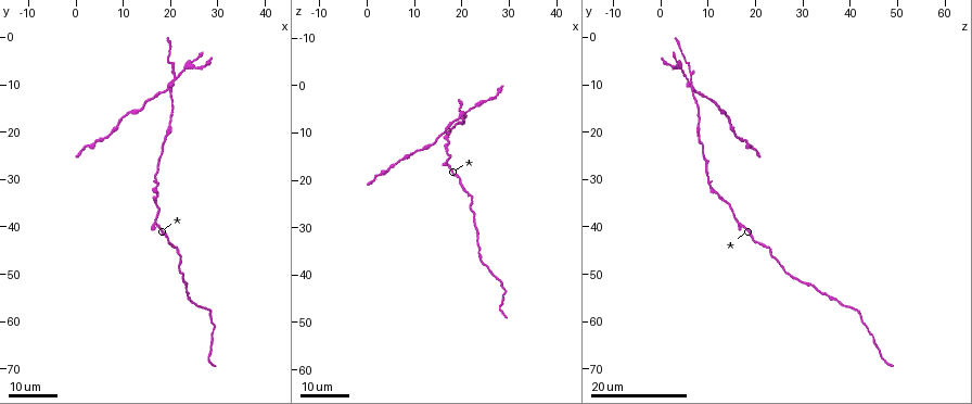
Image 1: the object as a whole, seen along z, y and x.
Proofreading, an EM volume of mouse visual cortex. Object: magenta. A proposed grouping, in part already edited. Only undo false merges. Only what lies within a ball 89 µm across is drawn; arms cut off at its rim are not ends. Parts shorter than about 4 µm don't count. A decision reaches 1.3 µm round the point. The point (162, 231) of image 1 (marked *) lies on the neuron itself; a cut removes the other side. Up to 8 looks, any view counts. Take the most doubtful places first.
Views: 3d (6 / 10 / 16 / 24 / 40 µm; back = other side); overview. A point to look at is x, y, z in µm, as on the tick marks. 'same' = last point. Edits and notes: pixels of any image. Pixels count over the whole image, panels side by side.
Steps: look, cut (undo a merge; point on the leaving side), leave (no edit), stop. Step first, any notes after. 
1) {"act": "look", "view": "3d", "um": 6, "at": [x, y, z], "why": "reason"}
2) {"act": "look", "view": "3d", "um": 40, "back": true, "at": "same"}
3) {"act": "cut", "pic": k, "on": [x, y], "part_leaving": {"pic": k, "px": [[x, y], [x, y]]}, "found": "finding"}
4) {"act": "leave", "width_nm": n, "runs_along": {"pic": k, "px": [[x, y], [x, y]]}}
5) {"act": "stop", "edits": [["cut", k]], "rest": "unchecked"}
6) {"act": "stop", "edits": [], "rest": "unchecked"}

{"act": "look", "view": "3d", "um": 24, "at": [20.0, 9.5, 6.0], "why": "four-way junction"}

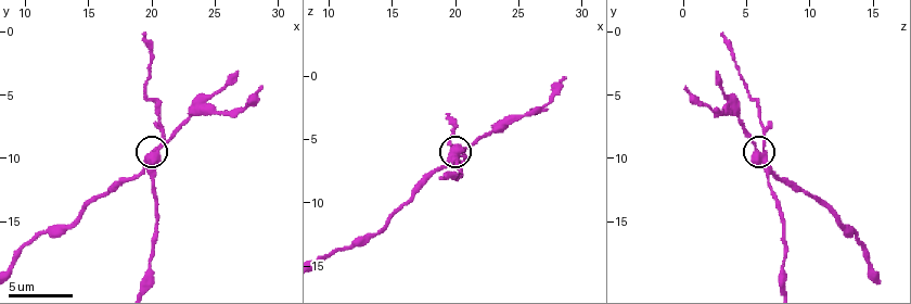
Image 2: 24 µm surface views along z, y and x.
{"act": "look", "view": "3d", "um": 10, "at": [20.0, 9.6, 5.8]}

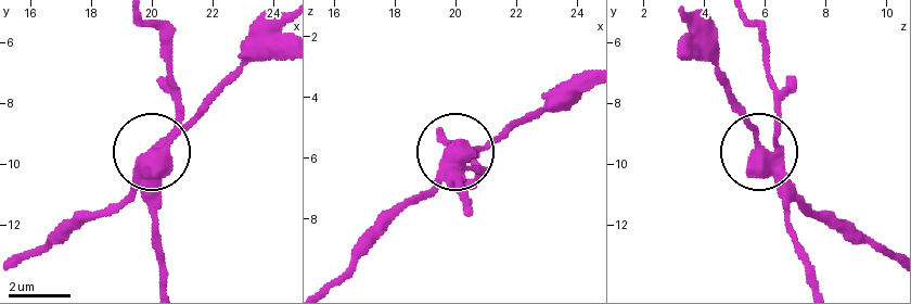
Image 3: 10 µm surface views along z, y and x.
{"act": "cut", "pic": 3, "on": [122, 204], "side_arm_um": 11, "part_leaving": {"pic": 3, "px": [[781, 174], [807, 204], [889, 251]]}, "found": "two neurons meet here"}

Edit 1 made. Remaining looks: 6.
{"act": "look", "view": "overview"}

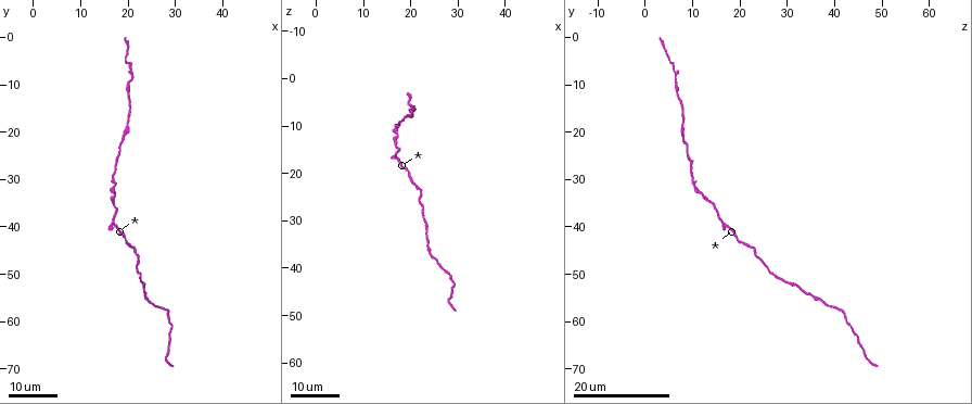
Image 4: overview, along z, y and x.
{"act": "look", "view": "3d", "um": 16, "at": [17.0, 38.5, 16.0], "why": "thick turns thin"}

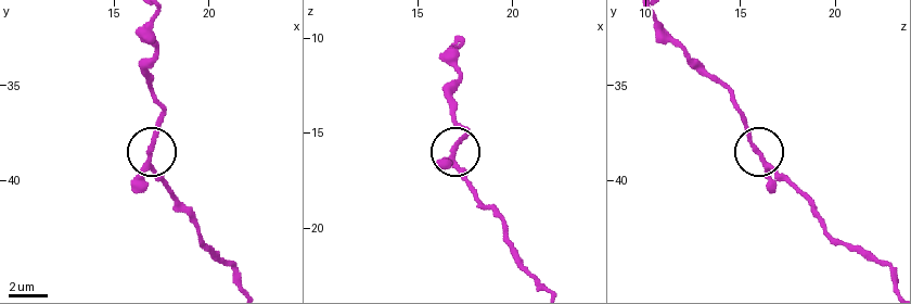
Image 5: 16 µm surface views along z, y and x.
{"act": "look", "view": "3d", "um": 10, "at": [16.7, 39.0, 16.3]}

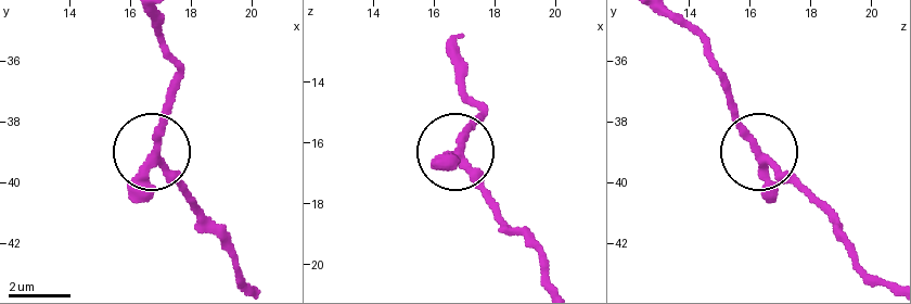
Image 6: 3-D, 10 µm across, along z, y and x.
{"act": "leave", "arms": 3, "found": "all the same neuron"}

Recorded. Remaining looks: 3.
{"act": "look", "view": "3d", "um": 24, "at": [17.5, 31.0, 11.0], "why": "small branch off a trunk"}

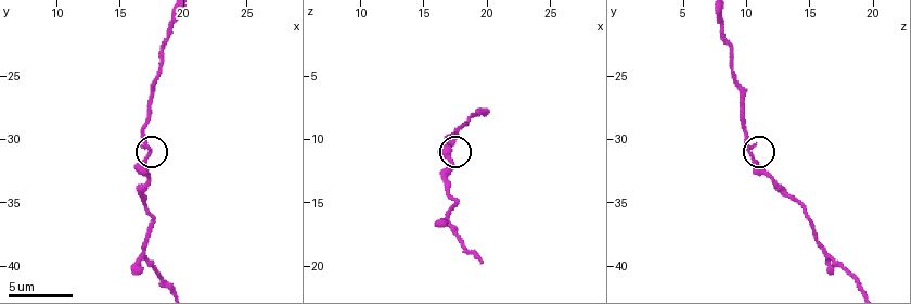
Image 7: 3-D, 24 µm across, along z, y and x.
{"act": "look", "view": "3d", "um": 6, "at": [17.2, 31.4, 10.6]}

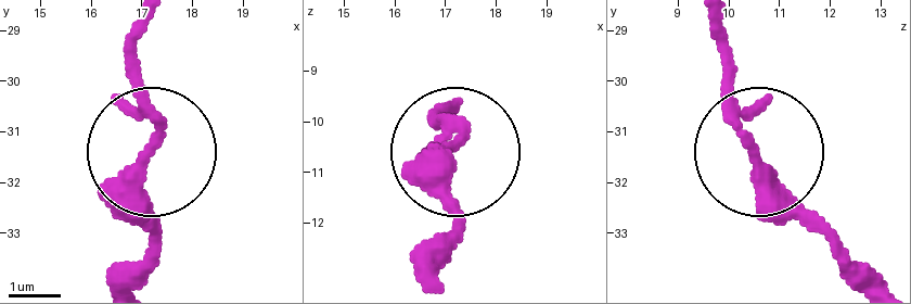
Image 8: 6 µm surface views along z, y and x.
{"act": "leave", "arms": 3, "found": "continuous, no second neuron"}

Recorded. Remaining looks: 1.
{"act": "look", "view": "3d", "um": 16, "at": [19.6, 19.2, 7.8], "why": "calibre changes"}

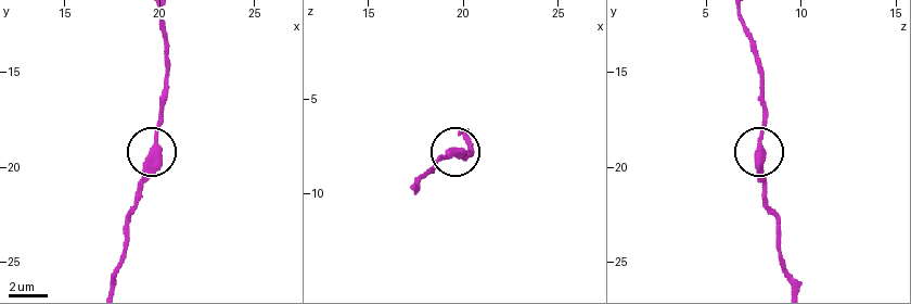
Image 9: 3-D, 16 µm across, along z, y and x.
{"act": "leave", "width_nm": 380, "runs_along": {"pic": 9, "px": [[110, 282], [125, 249], [125, 219], [153, 147], [158, 100]]}, "found": "one neuron here"}

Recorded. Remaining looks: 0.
{"act": "stop", "edits": [["cut", 3]], "rest": "unchecked"}

